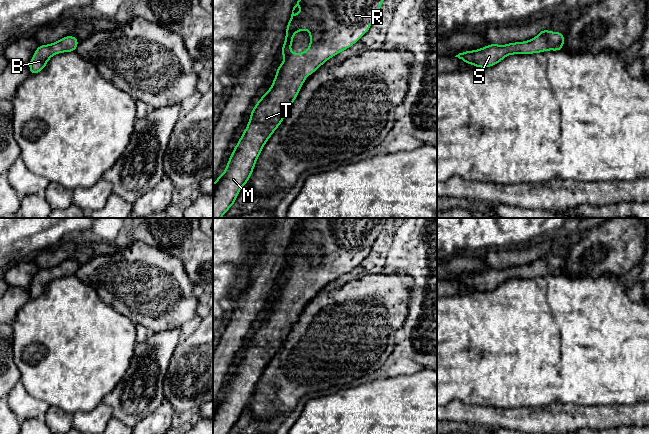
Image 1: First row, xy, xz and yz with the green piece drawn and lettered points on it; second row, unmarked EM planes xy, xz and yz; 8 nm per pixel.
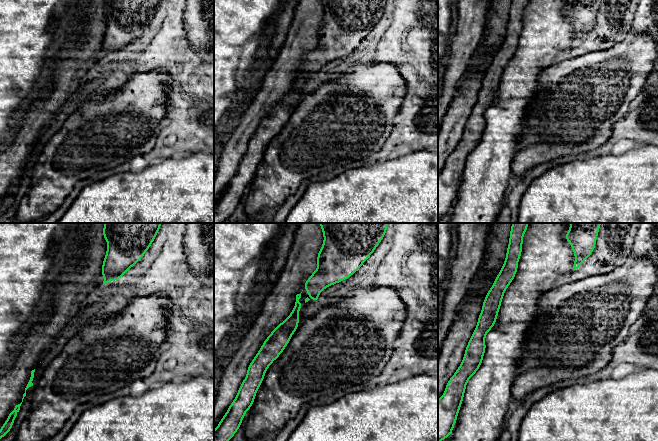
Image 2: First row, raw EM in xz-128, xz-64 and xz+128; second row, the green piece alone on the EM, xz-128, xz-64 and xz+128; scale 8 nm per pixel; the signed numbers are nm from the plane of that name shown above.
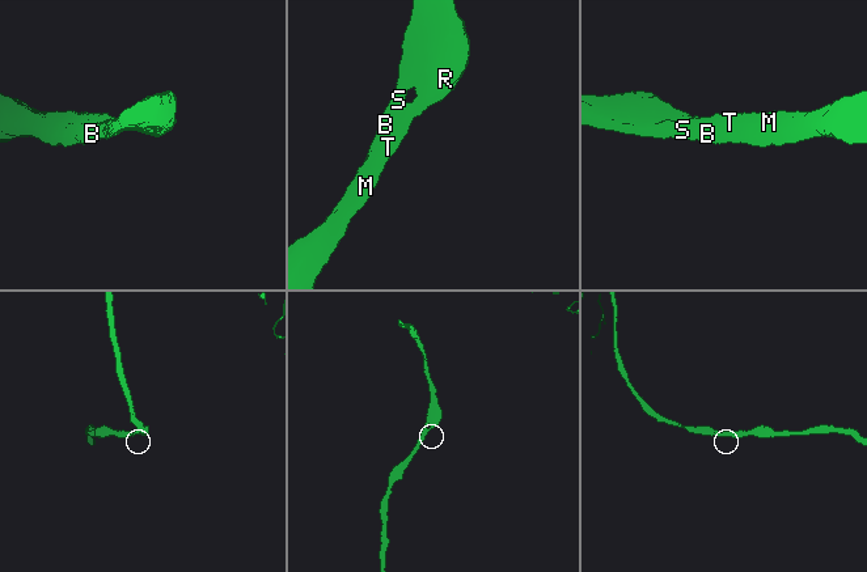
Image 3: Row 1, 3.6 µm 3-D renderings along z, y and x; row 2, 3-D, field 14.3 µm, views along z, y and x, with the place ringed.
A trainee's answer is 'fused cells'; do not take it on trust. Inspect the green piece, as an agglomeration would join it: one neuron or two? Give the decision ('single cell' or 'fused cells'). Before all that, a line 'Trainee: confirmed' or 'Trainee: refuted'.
Trainee: refuted
single cell

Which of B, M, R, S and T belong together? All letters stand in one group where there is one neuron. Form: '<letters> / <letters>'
B M R S T

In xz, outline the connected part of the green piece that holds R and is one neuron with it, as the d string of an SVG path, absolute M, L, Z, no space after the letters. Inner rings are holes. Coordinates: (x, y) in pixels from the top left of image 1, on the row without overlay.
M386 218L301 219L293 231L286 251L284 268L279 276L284 280L284 284L277 289L271 312L255 328L250 337L249 347L229 381L224 397L213 407L213 434L229 434L235 428L241 412L249 406L264 369L282 347L306 302L327 284L349 273L368 256L385 221ZM307 253L310 257L310 269L307 274L301 278L291 276L294 259Z

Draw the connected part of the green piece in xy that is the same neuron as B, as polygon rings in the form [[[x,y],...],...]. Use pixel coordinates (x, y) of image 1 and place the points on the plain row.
[[[69,259],[54,267],[39,269],[28,289],[30,293],[30,299],[35,299],[41,296],[45,292],[49,283],[55,278],[75,276],[78,268],[79,264],[73,259]]]

